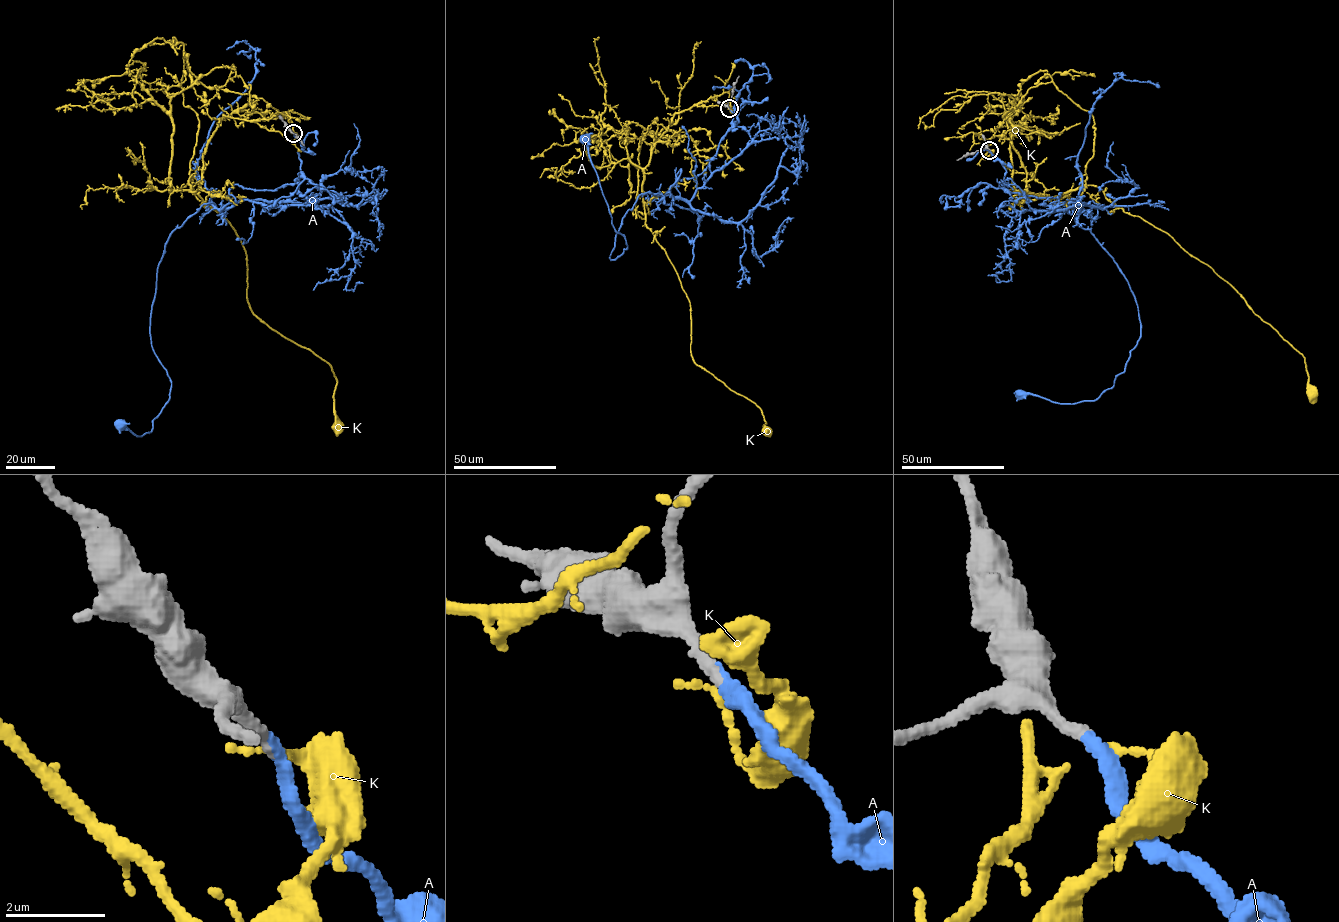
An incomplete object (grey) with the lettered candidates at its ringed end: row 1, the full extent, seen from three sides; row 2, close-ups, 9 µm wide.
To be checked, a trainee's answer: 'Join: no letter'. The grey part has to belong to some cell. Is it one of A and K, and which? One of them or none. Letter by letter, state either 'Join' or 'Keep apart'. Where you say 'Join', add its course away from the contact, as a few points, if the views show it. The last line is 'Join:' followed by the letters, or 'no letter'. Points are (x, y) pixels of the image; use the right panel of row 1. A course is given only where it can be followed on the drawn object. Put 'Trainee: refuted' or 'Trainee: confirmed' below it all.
A: Join. Its course: (989, 149), (1009, 192), (1079, 209), (1140, 325), (1095, 399), (1020, 394)
K: Keep apart
Join: A
Trainee: refuted

